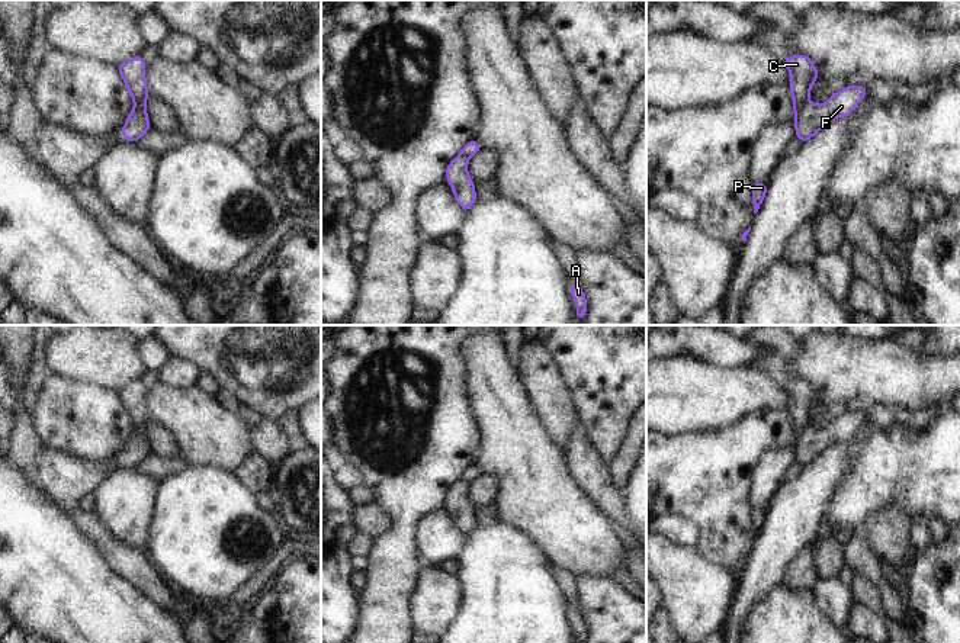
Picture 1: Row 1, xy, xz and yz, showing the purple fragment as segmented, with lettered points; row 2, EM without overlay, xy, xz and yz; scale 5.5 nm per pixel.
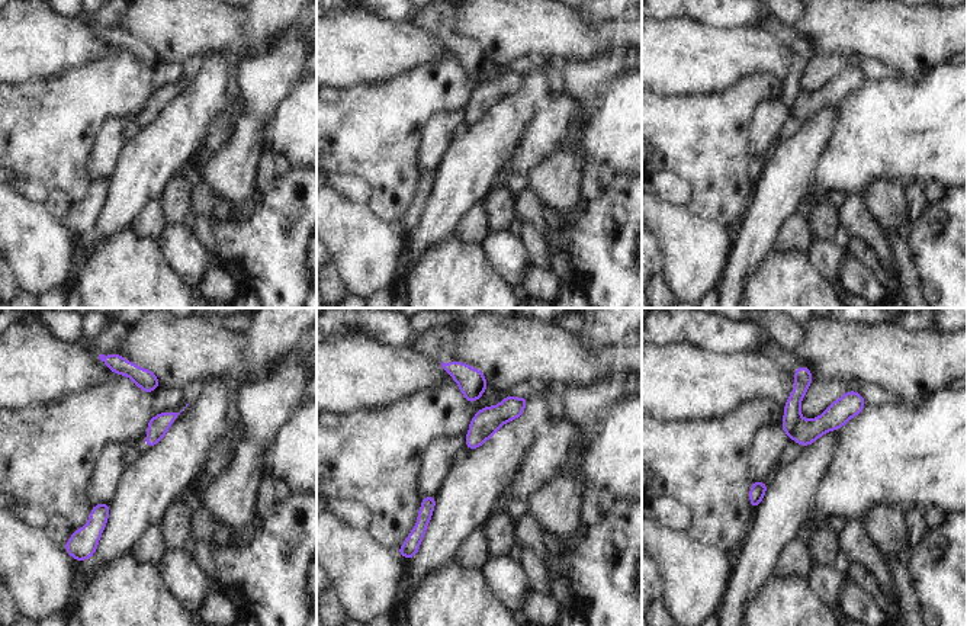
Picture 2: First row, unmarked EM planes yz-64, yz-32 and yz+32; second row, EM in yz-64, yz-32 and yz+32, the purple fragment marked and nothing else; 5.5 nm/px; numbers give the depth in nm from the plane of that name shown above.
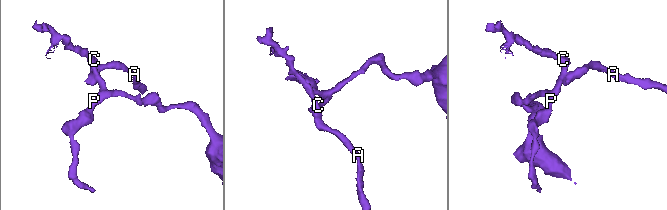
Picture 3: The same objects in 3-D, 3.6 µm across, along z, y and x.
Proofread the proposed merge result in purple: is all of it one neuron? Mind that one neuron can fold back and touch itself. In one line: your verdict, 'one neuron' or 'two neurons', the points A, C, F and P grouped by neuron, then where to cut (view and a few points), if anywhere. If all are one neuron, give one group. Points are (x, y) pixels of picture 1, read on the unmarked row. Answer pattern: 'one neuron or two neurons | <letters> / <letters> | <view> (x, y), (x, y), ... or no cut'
two neurons | A F / C P | yz (808, 427), (795, 447)

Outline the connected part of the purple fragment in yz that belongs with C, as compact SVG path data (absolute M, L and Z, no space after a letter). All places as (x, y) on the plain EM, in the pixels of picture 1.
M794 380L787 385L781 385L786 393L790 396L790 415L794 430L794 447L797 446L802 434L808 428L809 417L813 406L819 402L816 392L810 389L809 380Z

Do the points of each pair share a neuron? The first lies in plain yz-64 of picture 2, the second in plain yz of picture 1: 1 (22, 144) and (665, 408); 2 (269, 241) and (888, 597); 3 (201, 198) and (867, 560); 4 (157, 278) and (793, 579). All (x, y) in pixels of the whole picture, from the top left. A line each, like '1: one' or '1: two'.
1: two
2: two
3: one
4: two

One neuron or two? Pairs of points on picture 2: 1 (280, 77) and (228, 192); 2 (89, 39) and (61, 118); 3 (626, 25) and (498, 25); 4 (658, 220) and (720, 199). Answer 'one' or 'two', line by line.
1: one
2: two
3: one
4: two

